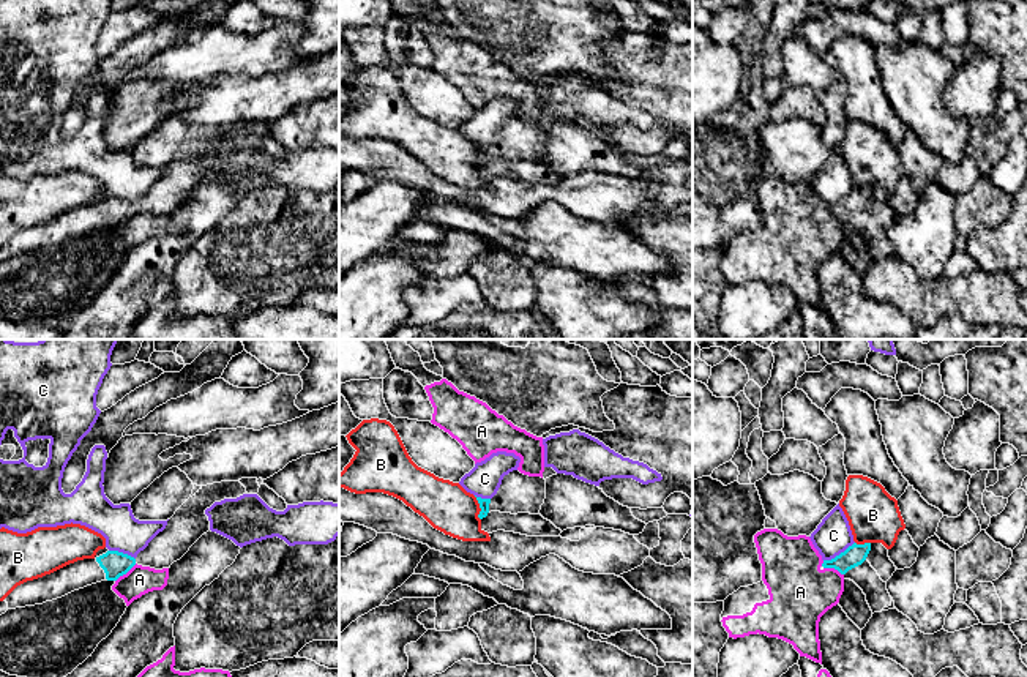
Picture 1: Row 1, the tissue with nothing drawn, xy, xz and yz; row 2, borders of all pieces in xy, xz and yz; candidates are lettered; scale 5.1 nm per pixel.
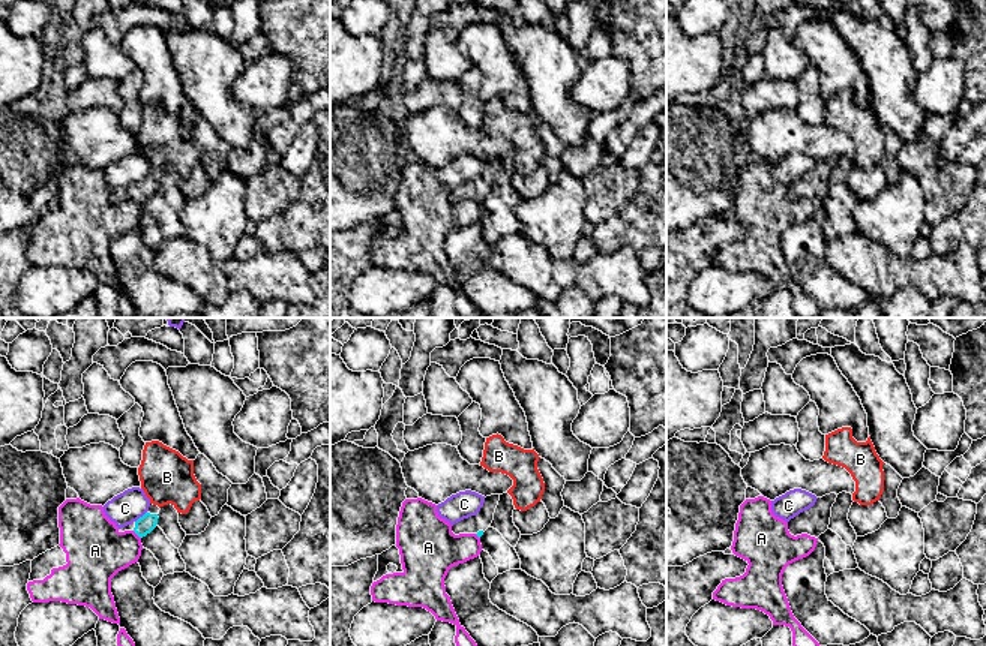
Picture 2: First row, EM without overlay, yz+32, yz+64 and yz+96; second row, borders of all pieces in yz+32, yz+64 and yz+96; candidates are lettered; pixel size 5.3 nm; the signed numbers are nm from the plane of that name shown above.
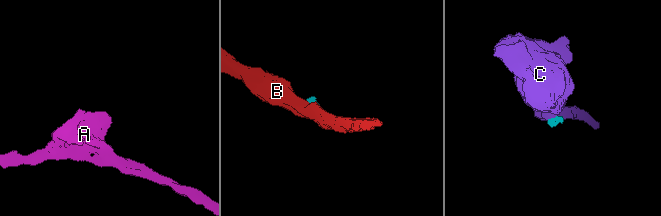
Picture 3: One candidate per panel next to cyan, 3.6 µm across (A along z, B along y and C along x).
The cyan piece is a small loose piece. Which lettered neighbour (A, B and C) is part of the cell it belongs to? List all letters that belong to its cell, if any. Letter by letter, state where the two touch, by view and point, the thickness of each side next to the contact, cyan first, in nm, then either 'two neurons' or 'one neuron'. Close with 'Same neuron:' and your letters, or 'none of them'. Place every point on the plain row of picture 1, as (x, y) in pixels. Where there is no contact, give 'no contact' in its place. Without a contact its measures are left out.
A: yz (830, 213) | 110/320 nm | two neurons
B: xz (480, 153) | 50/240 nm | two neurons
C: yz (840, 201) | 110/190 nm | two neurons
Same neuron: none of them

